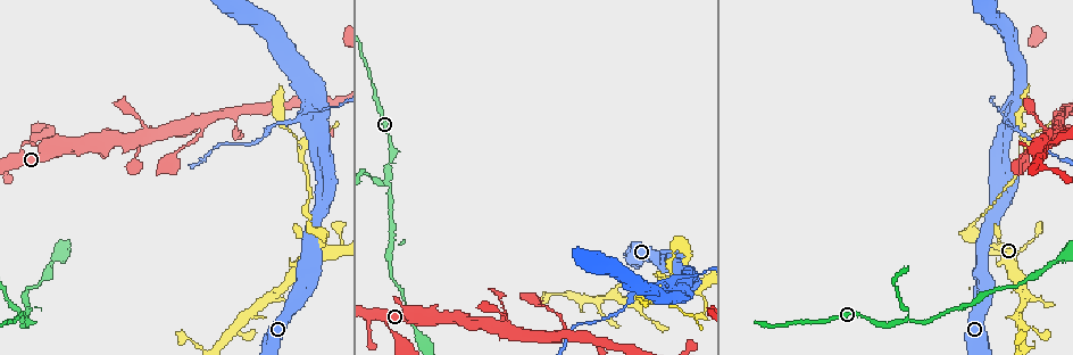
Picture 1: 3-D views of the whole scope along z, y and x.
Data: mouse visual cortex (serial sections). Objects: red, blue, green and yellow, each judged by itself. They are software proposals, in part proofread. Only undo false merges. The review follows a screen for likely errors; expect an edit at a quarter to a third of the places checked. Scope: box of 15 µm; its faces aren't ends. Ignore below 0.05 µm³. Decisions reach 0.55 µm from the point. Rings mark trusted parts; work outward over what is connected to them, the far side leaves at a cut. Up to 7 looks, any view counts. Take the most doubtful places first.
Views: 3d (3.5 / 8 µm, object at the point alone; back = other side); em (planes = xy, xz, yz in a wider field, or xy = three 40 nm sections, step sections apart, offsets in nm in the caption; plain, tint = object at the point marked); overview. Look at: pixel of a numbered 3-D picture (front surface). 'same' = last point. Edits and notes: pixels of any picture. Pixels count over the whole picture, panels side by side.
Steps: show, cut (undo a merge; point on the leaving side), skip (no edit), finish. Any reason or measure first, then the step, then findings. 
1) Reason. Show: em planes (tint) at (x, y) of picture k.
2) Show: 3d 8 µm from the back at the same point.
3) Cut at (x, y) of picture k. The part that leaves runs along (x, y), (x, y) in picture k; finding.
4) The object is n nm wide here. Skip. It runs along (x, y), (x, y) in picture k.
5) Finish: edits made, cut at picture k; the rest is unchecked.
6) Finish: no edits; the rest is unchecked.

Abrupt turn. Show: 3d 3.5 µm from the back at (309, 224) of picture 1.

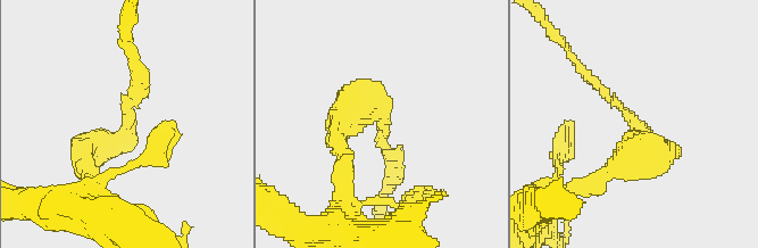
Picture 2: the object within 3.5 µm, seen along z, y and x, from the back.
The arms are 150, 350 nm wide. Show: em xy step 3 (tint) at (385, 118) of picture 2.

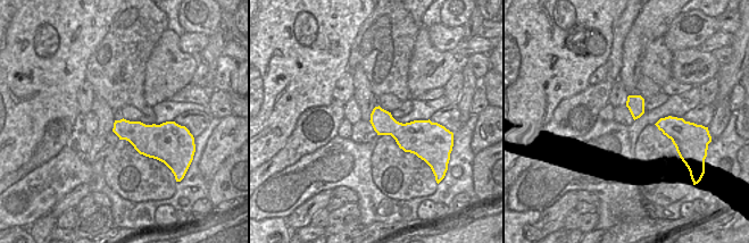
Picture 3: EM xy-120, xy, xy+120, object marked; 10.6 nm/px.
Cut at (614, 100) of picture 2. The part that leaves runs along (642, 130), (569, 56) in picture 2; a second cell is stuck on.

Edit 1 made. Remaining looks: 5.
Show: overview.

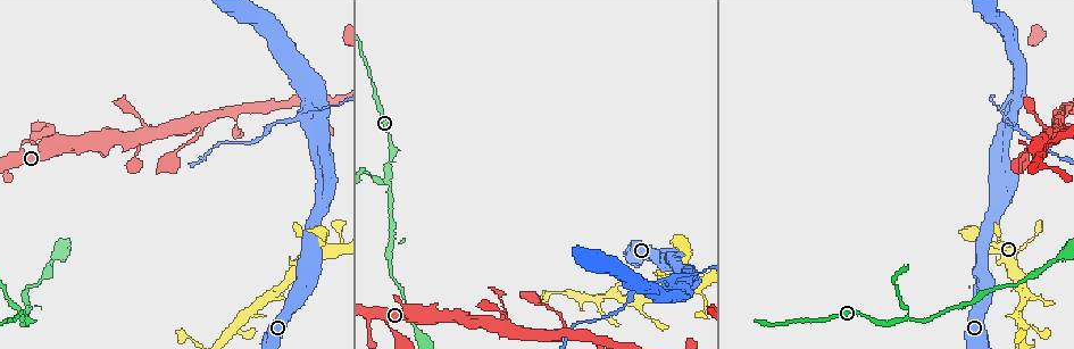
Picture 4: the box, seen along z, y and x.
A fork. Show: 3d 3.5 µm at (389, 180) of picture 4.

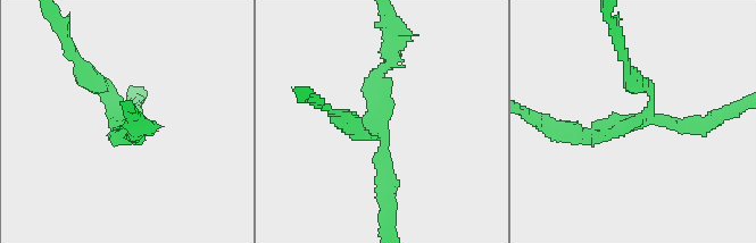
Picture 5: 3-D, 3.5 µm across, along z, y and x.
3 arms meet here; the arms are 200, 200, 250 nm wide; need the tissue. Show: em xy step 5 (tint) at (637, 121) of picture 5.

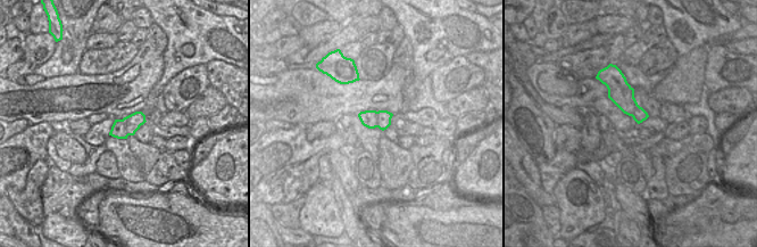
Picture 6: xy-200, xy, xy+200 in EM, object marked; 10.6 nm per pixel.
Cut at (354, 135) of picture 5. The part that leaves runs along (373, 127), (363, 136), (317, 101) in picture 5; two cells meet here.

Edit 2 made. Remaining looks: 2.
Finish: edits made, cut at picture 2, cut at picture 5; the rest is unchecked.

